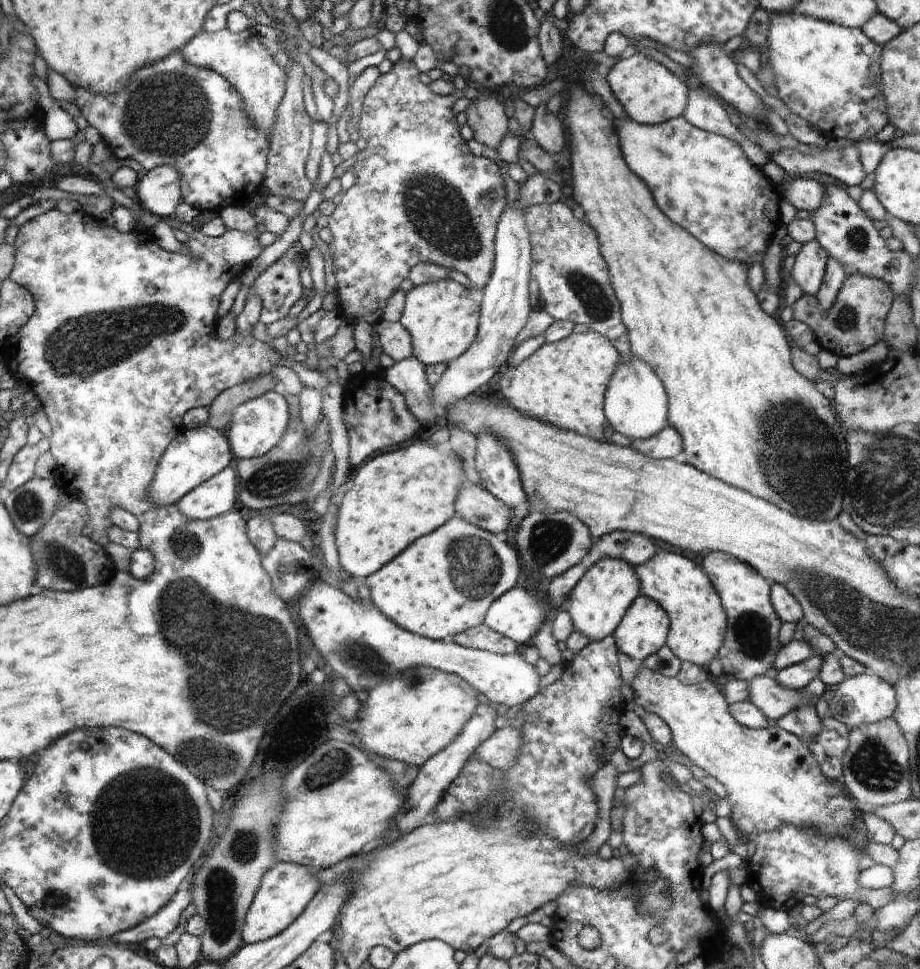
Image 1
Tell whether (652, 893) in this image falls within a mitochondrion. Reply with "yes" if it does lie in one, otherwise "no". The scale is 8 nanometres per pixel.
yes

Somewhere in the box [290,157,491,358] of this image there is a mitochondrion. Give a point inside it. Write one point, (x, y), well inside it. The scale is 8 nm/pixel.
(437, 212)

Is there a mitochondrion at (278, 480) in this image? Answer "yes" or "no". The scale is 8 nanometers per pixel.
yes

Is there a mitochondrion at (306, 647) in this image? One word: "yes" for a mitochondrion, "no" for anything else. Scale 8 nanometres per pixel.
yes

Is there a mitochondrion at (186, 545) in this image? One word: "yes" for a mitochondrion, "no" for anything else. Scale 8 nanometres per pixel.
yes

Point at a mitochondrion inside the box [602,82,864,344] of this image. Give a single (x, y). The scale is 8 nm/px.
(847, 318)

